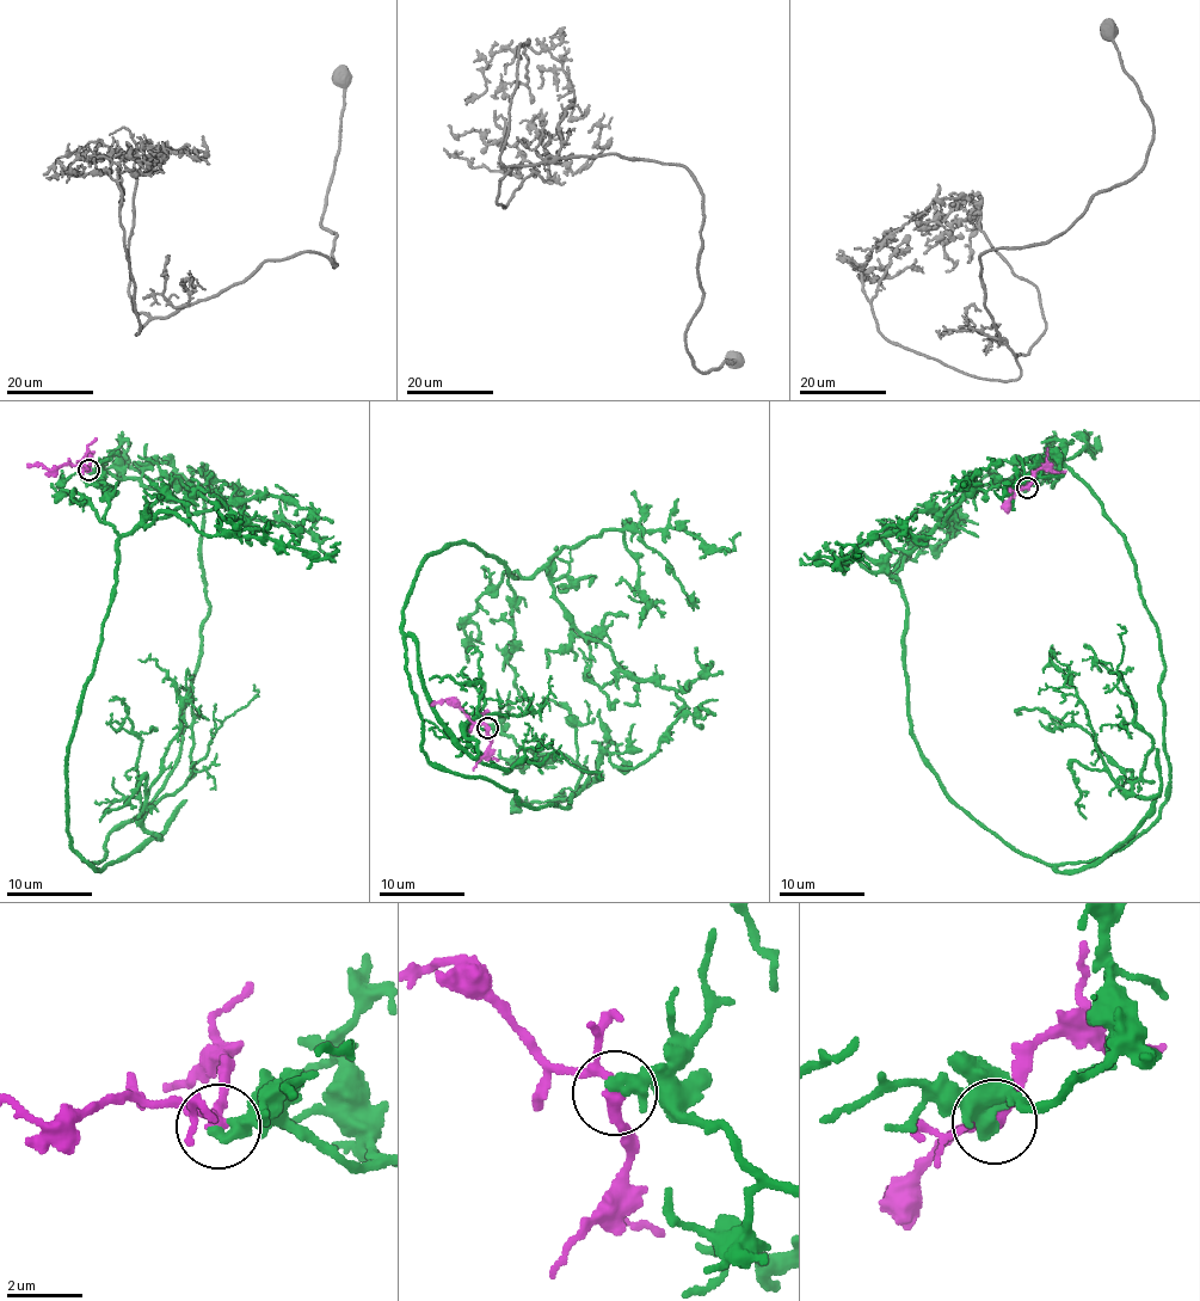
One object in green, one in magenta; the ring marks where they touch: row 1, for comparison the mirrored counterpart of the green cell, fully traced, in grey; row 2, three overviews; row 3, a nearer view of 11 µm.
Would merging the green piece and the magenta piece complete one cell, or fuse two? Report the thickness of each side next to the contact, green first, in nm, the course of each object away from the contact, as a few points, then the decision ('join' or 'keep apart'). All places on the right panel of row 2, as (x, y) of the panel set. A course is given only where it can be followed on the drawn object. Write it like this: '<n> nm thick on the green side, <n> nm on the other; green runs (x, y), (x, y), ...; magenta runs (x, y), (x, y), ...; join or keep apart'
400 nm thick on the green side, 220 nm on the other; green runs (1027, 489), (1164, 663), (1103, 858), (911, 730), (943, 502); magenta runs (1027, 489), (1022, 486), (1014, 492), (1004, 507), (1010, 505); join

